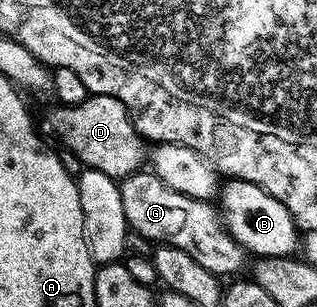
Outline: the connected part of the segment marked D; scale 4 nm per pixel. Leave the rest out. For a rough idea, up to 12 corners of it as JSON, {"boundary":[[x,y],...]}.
{"boundary":[[120,100],[59,109],[61,145],[115,180],[143,169],[144,139]]}

